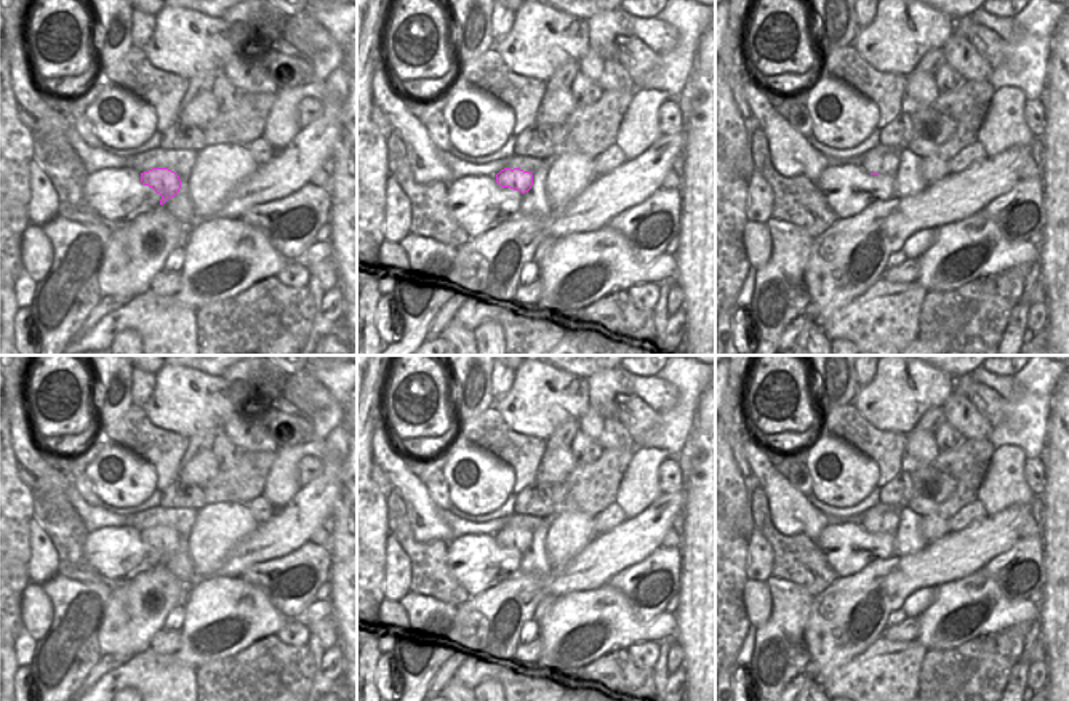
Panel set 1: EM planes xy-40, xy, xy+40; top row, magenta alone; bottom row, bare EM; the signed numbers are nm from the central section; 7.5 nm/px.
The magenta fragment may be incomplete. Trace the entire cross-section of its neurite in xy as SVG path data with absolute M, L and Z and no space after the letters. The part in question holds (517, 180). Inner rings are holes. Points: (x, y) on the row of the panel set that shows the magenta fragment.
M504 168L496 174L496 182L501 187L510 187L522 194L528 192L533 186L533 173L520 168Z

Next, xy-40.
M152 168L141 173L141 182L162 195L160 205L174 197L181 189L179 176L168 168Z

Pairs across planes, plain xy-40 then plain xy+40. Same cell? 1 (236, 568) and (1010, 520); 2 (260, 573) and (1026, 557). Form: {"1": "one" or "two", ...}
{"1": "one", "2": "one"}

